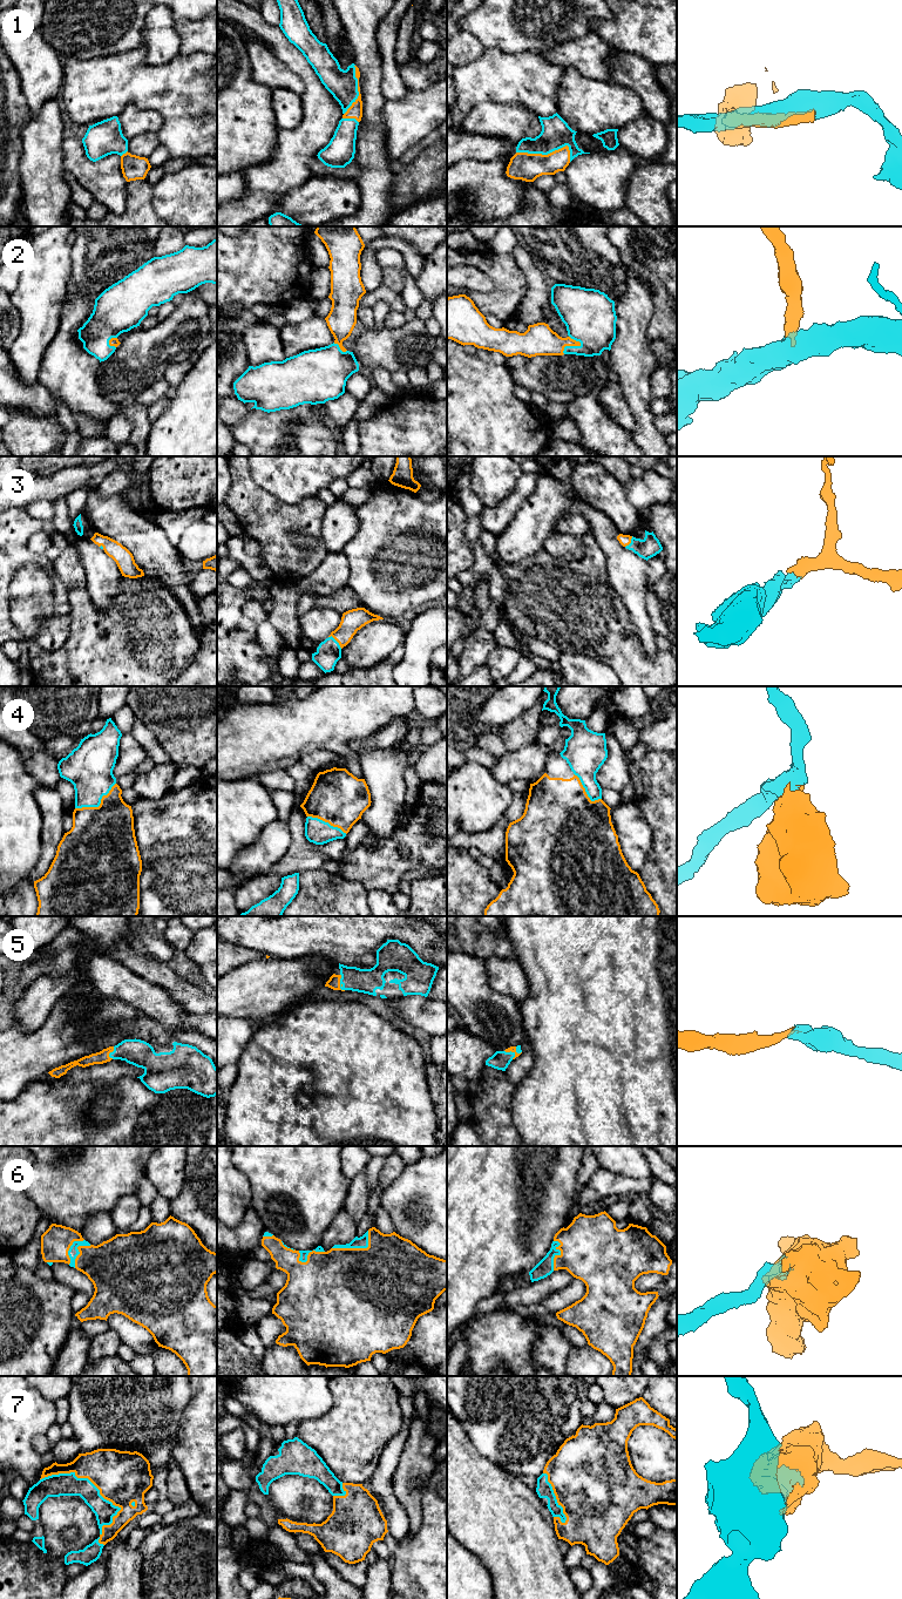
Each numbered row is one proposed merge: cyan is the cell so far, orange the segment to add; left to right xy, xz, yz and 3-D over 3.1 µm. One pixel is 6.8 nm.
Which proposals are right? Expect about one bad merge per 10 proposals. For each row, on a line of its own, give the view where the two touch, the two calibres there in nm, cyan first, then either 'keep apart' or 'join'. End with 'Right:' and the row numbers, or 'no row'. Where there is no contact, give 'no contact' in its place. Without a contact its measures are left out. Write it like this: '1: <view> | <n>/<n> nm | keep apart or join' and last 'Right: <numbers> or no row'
1: yz | 200/190 nm | join
2: yz | 360/220 nm | join
3: xz | 170/150 nm | join
4: xy | 300/460 nm | join
5: xz | 170/80 nm | join
6: xz | 80/500 nm | join
7: xy | 160/340 nm | join
Right: 1, 2, 3, 4, 5, 6, 7

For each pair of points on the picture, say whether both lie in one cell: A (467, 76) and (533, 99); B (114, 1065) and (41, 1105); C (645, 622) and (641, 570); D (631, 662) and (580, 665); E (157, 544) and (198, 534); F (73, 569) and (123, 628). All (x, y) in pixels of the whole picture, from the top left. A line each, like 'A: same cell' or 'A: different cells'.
A: same cell
B: different cells
C: same cell
D: different cells
E: different cells
F: same cell

